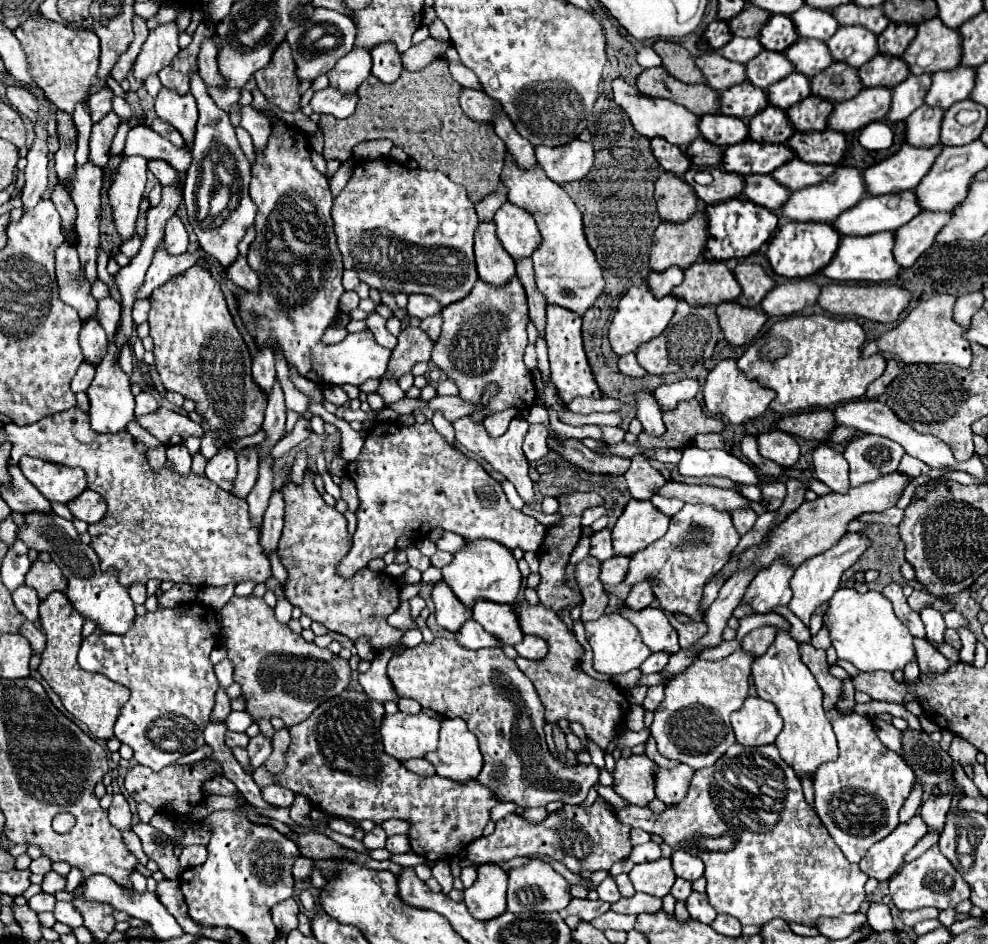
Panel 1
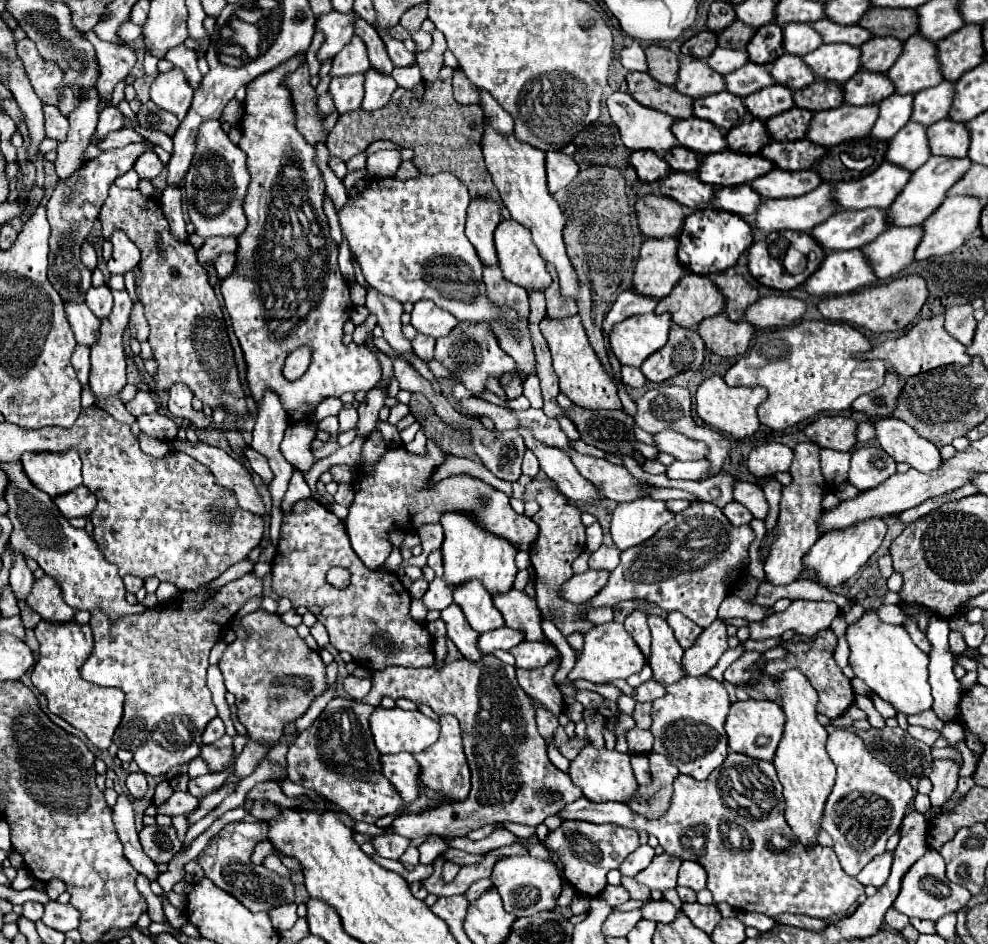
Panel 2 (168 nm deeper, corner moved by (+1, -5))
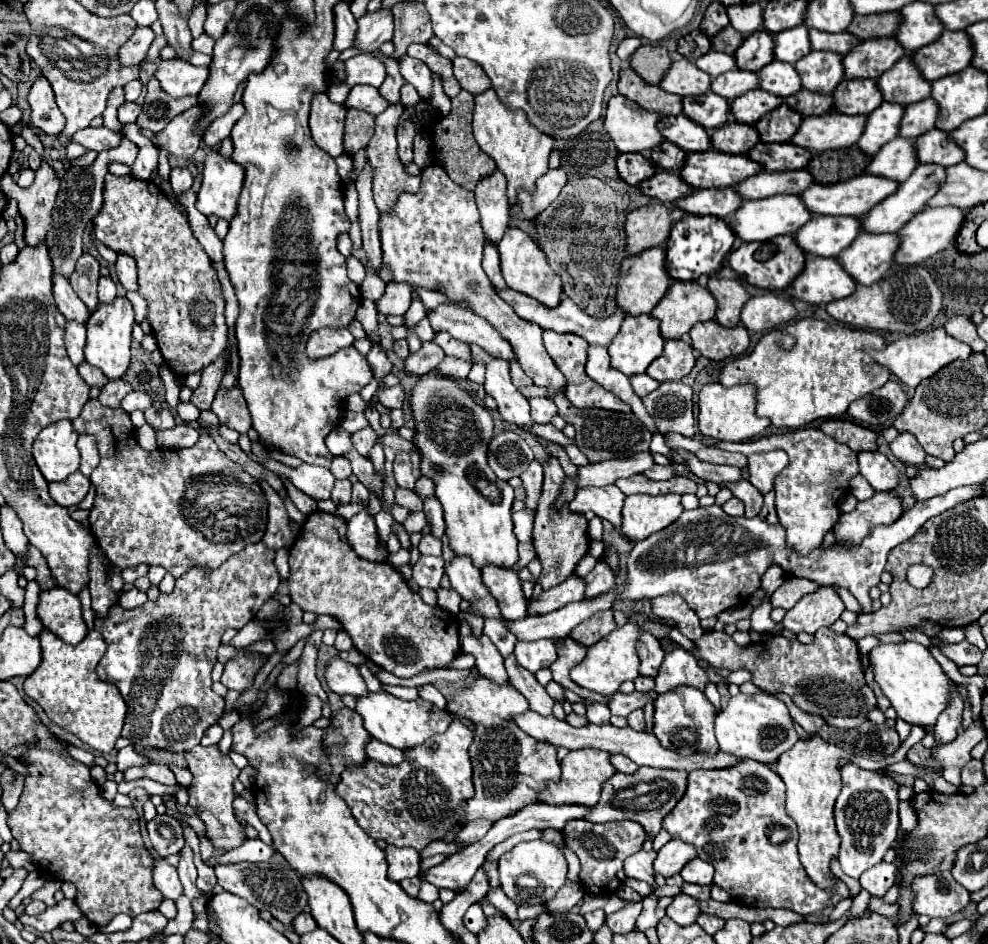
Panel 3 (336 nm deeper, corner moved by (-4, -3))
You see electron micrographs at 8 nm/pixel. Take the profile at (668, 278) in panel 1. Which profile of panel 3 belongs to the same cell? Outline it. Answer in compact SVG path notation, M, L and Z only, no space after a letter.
M508 288L508 290L502 290L500 294L502 294L502 298L514 308L514 312L520 314L520 318L530 320L530 322L536 322L540 328L550 328L550 330L554 330L554 332L574 332L574 334L582 336L582 338L584 338L588 344L592 344L592 346L604 346L604 348L608 348L608 344L612 342L612 338L618 334L618 328L620 328L622 320L626 318L626 314L624 314L622 310L614 312L614 314L608 316L608 318L592 318L592 316L584 314L584 312L582 312L576 304L572 304L568 298L564 298L558 306L548 308L548 306L542 306L538 300L534 300L534 298L530 298L530 296L524 296L524 294L520 294L520 292L516 292L516 290L510 290L510 288Z

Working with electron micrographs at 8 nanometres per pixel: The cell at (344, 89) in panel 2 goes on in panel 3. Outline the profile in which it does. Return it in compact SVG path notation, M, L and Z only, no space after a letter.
M358 54L346 62L346 78L344 82L354 88L356 84L380 86L384 82L384 66L372 58L372 54Z

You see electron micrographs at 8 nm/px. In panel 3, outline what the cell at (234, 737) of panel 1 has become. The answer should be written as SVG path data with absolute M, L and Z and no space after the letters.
M196 746L196 750L190 750L186 756L188 770L194 774L194 782L190 784L188 796L190 796L190 806L198 810L198 816L206 824L206 834L212 838L216 848L232 850L240 846L246 836L240 828L240 822L234 818L232 810L232 800L236 798L232 792L232 784L240 774L240 768L232 764L228 754L222 754L218 746Z

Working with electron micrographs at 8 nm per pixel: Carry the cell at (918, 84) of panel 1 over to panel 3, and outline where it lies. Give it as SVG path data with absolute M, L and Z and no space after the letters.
M882 102L872 114L868 114L866 130L858 140L858 146L866 154L876 154L888 140L896 138L900 132L900 120L904 116L904 106L896 102Z

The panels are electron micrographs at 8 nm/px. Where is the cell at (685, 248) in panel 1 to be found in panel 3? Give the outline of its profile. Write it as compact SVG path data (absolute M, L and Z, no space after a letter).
M654 246L636 256L628 256L620 270L620 282L618 282L618 294L616 294L618 308L634 316L650 314L652 308L662 300L662 296L666 294L672 282L674 280L666 270L666 250L664 248Z

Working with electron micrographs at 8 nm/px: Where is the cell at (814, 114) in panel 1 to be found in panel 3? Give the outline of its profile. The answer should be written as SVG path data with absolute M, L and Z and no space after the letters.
M782 104L766 114L762 120L758 120L754 126L762 142L790 142L790 138L798 132L800 124L802 116L788 104Z

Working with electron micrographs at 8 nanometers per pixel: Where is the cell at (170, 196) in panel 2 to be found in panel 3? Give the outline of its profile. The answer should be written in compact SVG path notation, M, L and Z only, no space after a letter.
M174 168L172 174L170 174L170 182L172 182L172 188L176 194L184 194L188 192L188 188L192 186L192 174L188 168Z

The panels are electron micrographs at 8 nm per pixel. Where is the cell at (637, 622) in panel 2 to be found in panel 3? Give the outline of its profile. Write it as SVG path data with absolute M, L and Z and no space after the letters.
M644 630L636 642L636 652L640 656L640 674L654 678L658 674L658 668L664 660L664 650L660 646L660 640L652 636L648 630Z

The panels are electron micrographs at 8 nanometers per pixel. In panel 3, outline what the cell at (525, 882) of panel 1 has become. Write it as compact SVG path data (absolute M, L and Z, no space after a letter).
M542 840L516 844L510 852L502 854L498 864L500 886L516 906L522 906L522 904L534 906L534 904L544 904L552 900L556 892L564 886L566 872L568 872L568 866L560 848Z

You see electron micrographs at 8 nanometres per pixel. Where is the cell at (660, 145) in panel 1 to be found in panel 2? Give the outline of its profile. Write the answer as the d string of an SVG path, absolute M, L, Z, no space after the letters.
M633 152L627 162L631 168L635 168L641 182L655 182L671 172L671 168L663 164L663 158L659 158L655 152Z

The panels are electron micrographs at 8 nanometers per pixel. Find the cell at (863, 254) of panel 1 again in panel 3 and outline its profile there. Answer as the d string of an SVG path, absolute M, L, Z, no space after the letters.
M808 256L804 272L792 282L792 296L810 304L828 304L850 296L856 286L836 258Z

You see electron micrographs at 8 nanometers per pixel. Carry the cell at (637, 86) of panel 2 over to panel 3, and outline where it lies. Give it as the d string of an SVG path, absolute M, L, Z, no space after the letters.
M626 68L620 72L618 90L628 100L640 104L642 108L656 112L660 116L678 116L682 114L682 98L662 90L660 86L652 86L644 82L634 68Z

